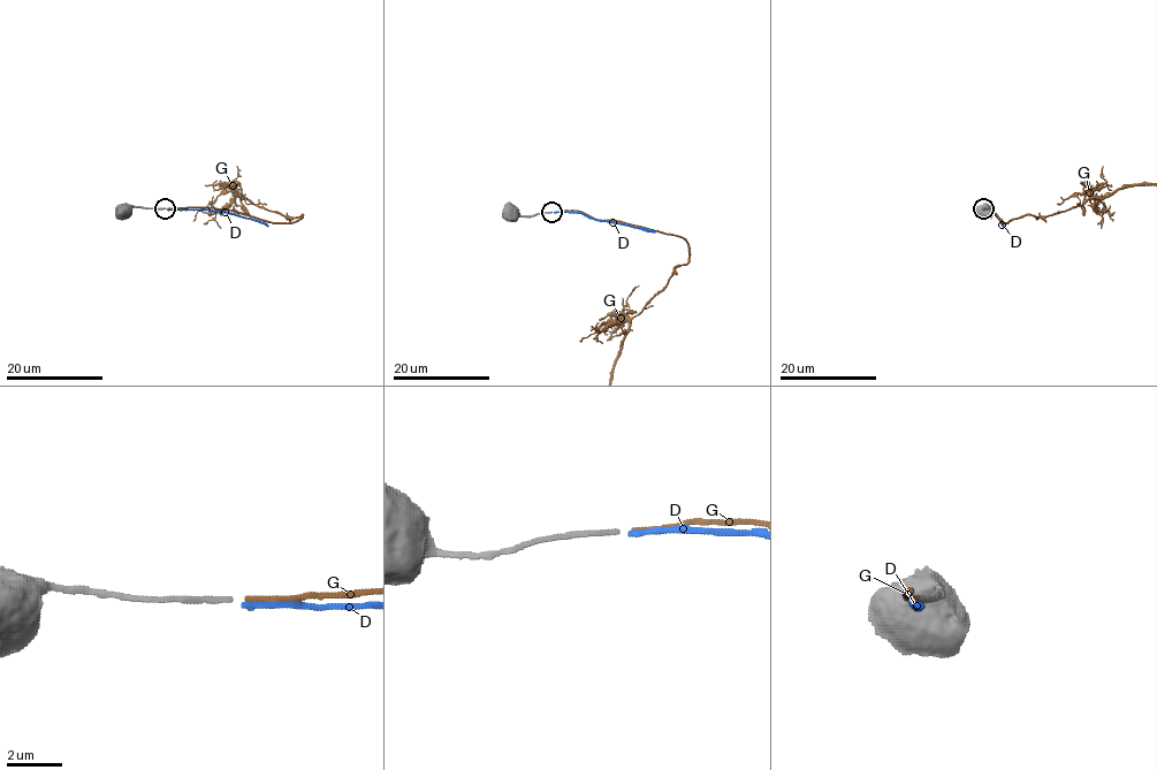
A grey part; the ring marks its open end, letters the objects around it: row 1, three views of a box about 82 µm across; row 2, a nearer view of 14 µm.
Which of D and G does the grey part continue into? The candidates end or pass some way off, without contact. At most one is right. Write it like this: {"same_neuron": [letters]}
{"same_neuron": ["G"]}

